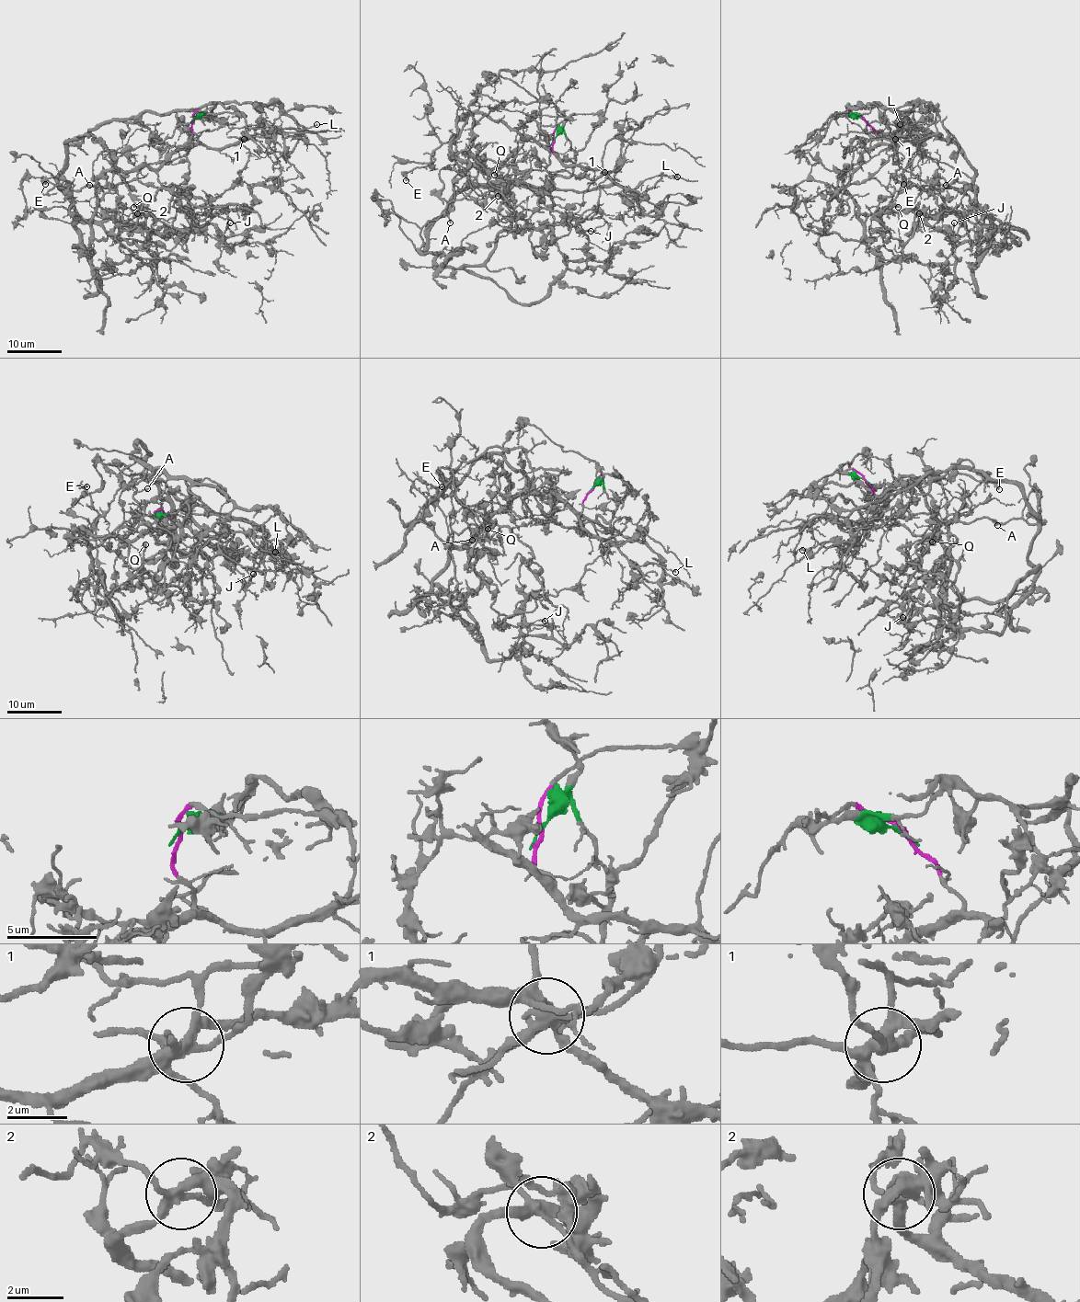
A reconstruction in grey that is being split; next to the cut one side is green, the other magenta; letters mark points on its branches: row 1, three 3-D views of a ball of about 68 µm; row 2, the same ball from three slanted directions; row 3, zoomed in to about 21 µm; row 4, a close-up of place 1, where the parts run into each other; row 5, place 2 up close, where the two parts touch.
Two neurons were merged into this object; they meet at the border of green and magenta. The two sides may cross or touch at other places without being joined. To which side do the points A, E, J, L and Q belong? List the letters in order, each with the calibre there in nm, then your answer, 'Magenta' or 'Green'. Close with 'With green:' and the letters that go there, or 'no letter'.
A: Thickness 190 nm. Green
E: Thickness 200 nm. Magenta
J: Thickness 140 nm. Green
L: Thickness 160 nm. Magenta
Q: Thickness 320 nm. Green
With green: A, J, Q

